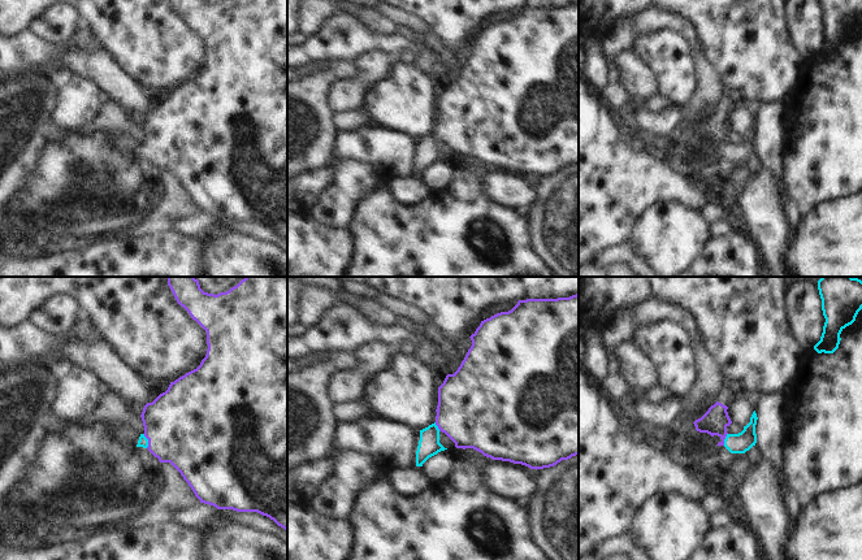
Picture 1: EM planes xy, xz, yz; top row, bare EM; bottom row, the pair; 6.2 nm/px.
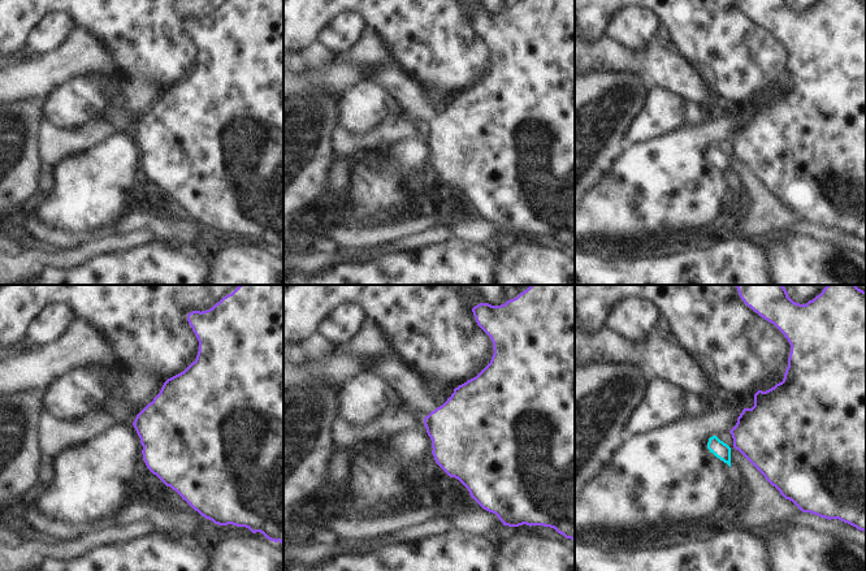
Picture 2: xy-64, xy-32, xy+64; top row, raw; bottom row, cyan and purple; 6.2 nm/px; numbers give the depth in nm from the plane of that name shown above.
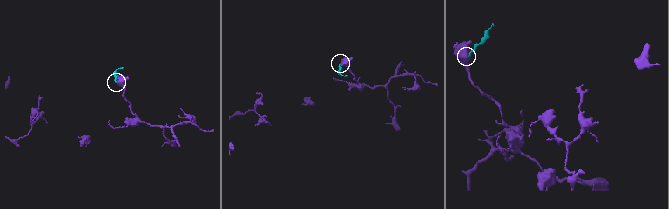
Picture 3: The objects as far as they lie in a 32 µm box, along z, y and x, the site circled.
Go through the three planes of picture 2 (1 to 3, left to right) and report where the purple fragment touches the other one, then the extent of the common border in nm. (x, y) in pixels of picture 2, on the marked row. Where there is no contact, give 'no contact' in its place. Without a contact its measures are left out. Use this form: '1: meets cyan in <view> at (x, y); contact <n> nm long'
1: no contact
2: no contact
3: no contact

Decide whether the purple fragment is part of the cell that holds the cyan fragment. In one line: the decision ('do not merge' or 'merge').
merge

